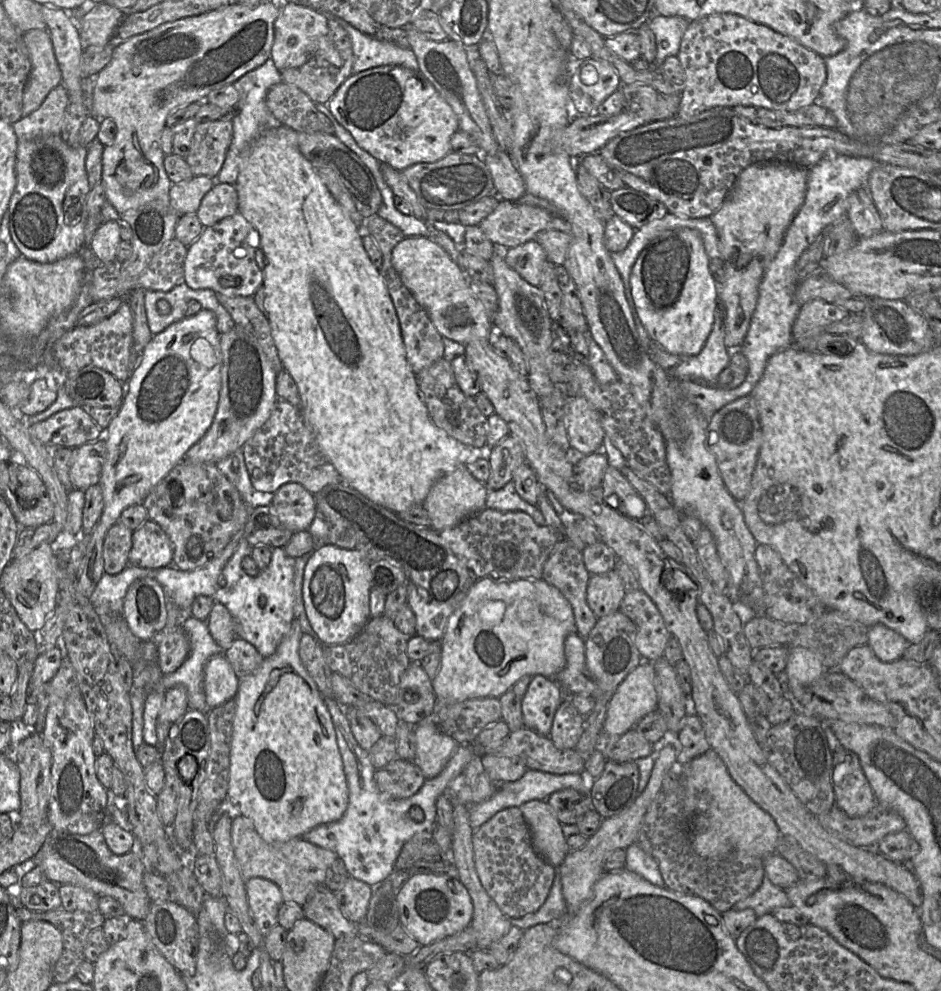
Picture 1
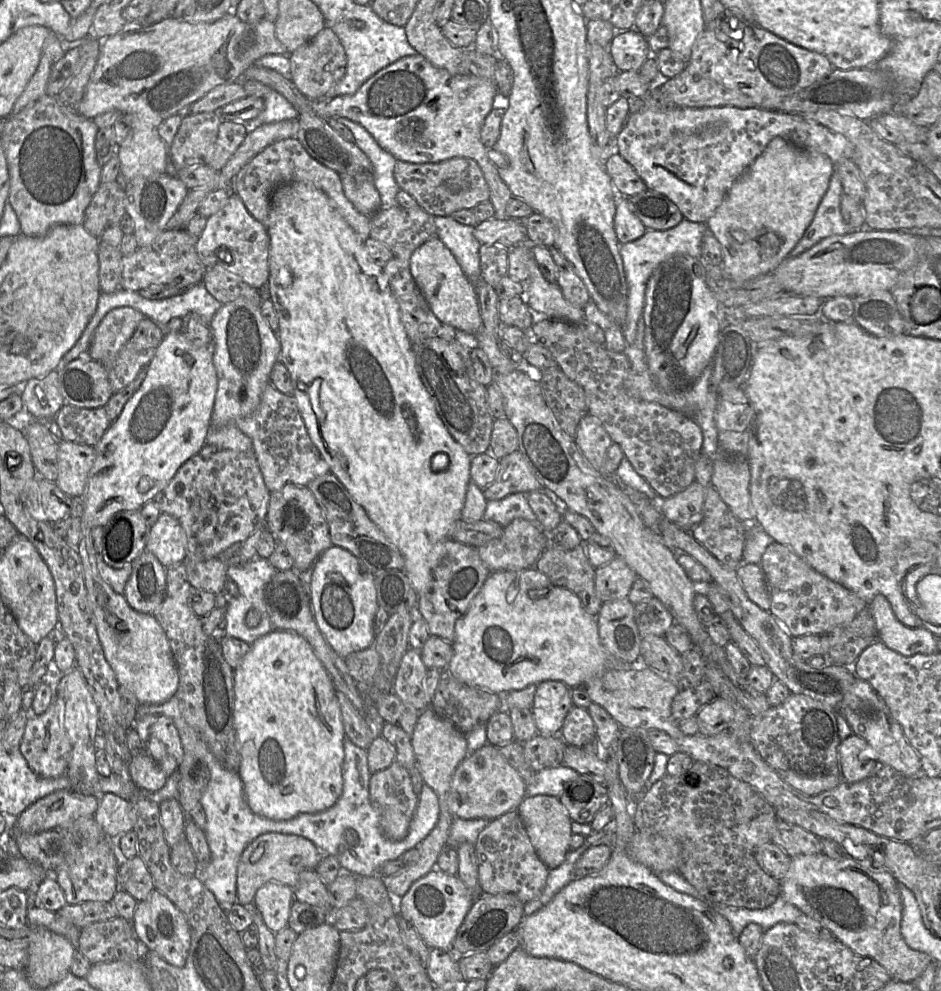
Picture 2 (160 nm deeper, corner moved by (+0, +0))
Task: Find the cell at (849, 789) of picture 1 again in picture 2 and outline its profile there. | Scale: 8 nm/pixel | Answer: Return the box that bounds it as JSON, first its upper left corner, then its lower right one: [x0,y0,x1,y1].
[838,734,878,783]

